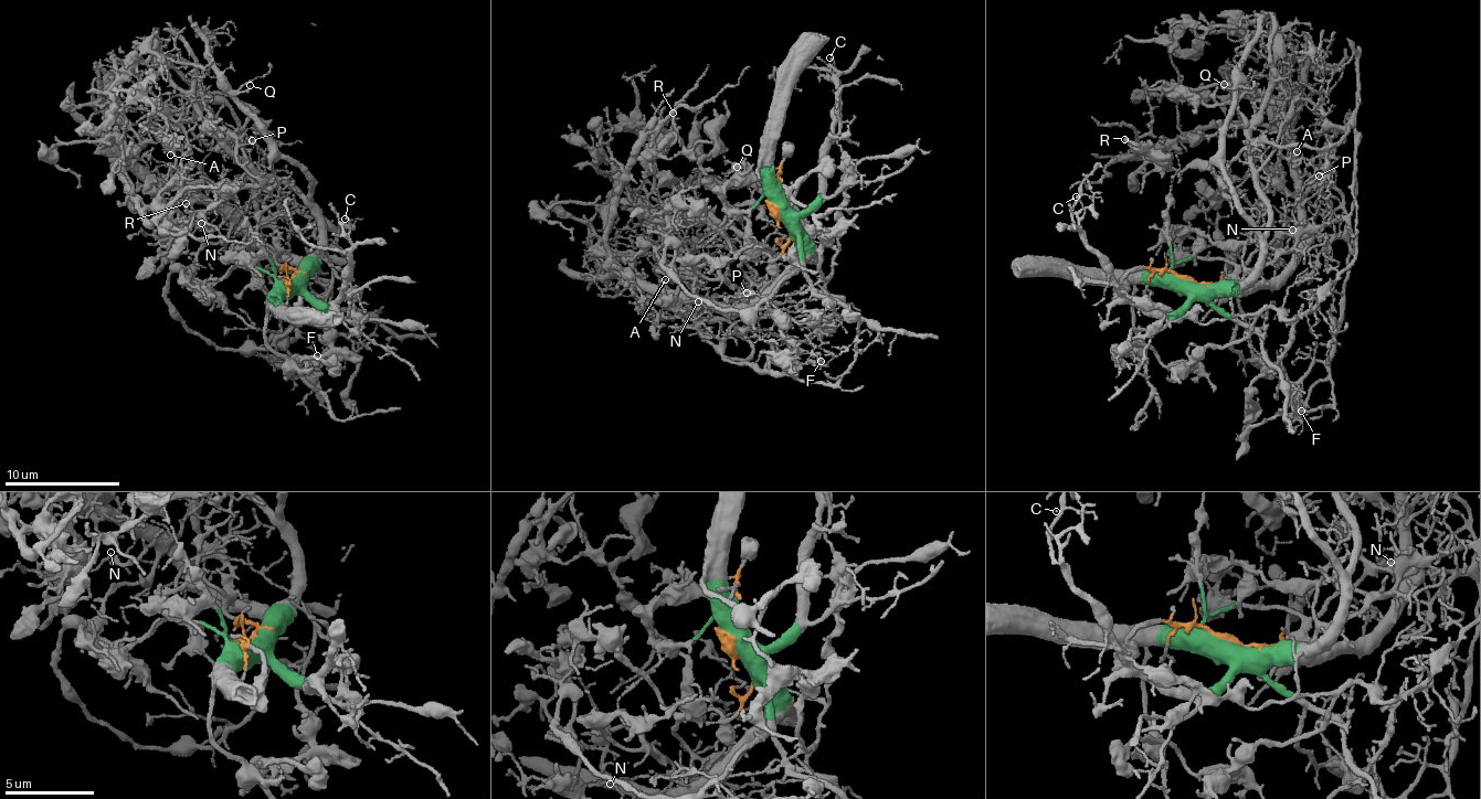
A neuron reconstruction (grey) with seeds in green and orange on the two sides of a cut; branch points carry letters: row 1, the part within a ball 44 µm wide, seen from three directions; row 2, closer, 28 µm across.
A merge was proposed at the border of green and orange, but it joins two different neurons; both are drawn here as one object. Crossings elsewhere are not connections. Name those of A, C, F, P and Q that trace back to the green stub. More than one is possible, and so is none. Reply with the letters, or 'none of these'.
C, Q

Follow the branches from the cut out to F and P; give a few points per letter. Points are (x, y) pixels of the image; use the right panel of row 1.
F: (1191, 284), (1243, 278), (1288, 254), (1305, 231), (1345, 221), (1354, 248), (1334, 347), (1298, 386), (1302, 411)
P: (1191, 284), (1223, 285), (1243, 278), (1266, 259), (1288, 254), (1297, 238), (1284, 209), (1319, 176)

